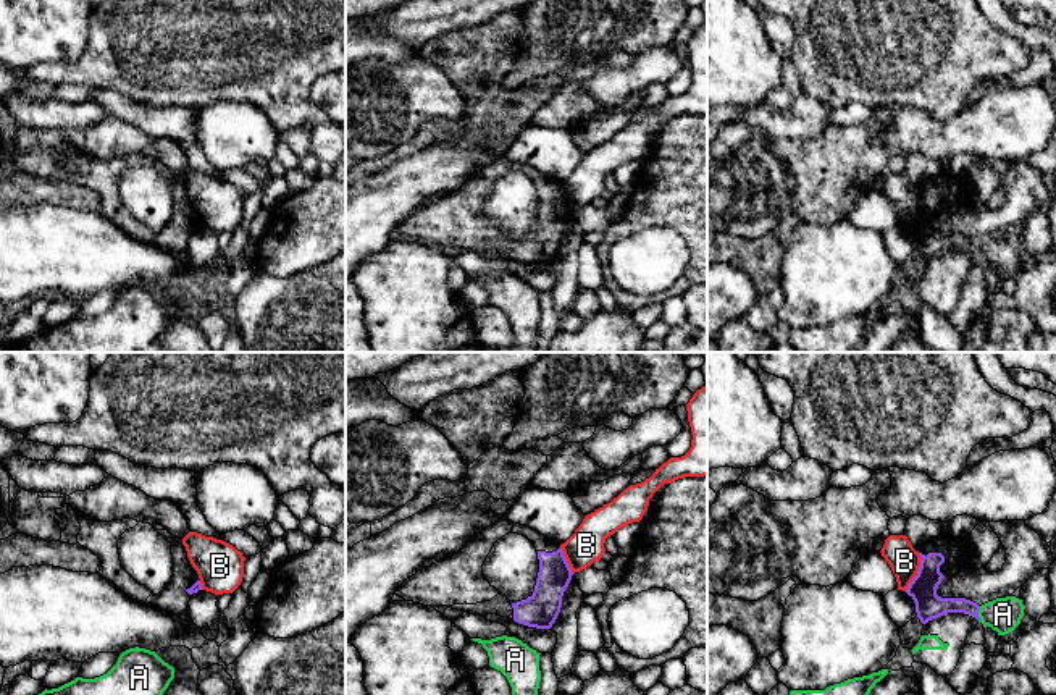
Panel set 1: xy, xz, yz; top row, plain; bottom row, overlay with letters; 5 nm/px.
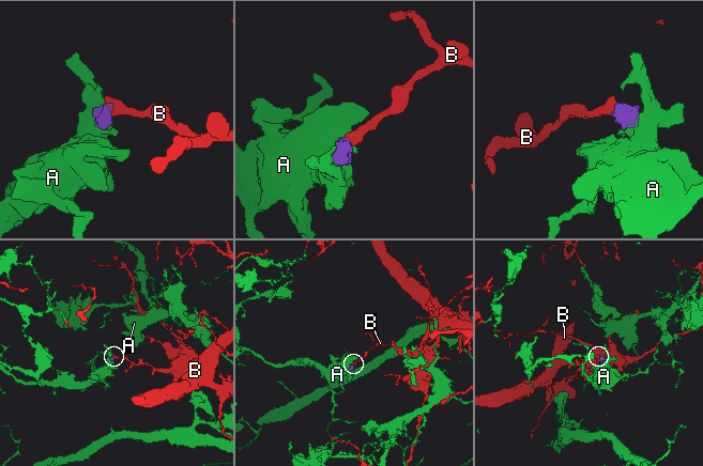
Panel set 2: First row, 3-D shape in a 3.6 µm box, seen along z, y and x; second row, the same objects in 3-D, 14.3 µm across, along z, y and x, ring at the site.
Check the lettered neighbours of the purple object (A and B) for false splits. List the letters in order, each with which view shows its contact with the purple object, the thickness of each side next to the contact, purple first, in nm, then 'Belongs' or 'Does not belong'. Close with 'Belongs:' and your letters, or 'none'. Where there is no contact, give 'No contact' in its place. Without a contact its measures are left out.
A: Touches purple in yz. Thickness 140 nm (purple) against 180 nm. Does not belong
B: Touches purple in yz. Thickness 140 nm (purple) against 160 nm. Does not belong
Belongs: none

